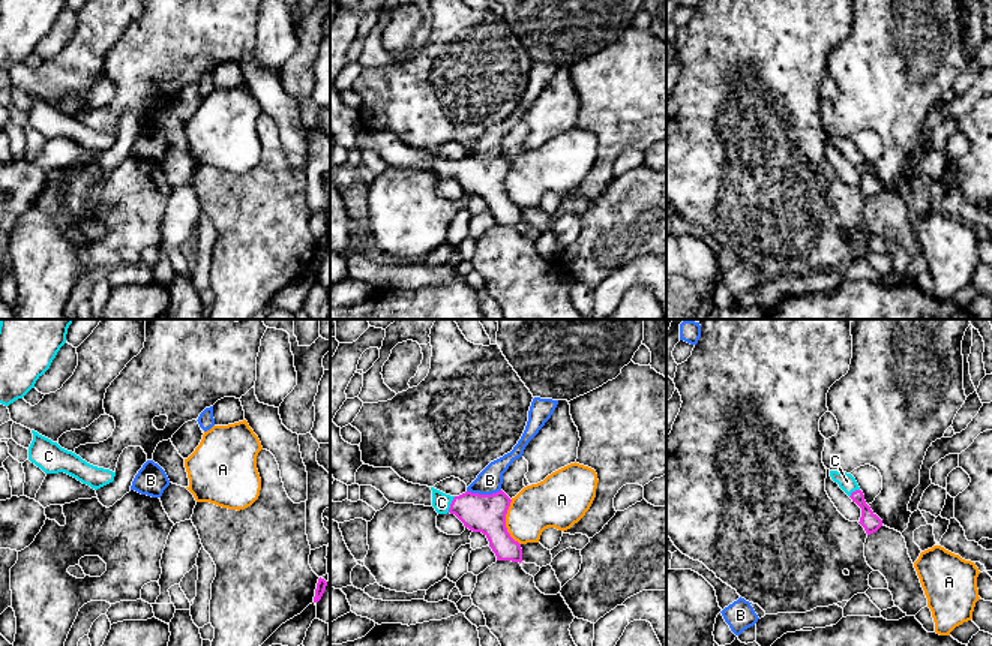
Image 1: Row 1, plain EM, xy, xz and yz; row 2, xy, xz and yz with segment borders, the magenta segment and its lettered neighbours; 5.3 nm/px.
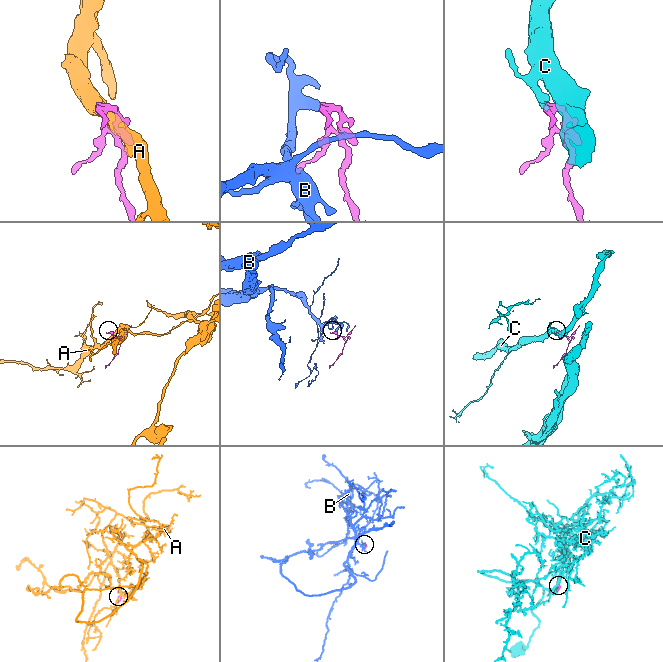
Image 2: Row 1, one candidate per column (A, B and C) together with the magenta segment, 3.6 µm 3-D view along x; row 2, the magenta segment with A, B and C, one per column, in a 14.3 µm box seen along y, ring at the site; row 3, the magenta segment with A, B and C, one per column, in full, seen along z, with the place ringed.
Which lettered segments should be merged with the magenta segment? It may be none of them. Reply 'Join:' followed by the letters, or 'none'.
Join: C

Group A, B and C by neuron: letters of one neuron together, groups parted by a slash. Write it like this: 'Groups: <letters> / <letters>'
Groups: A / B / C

